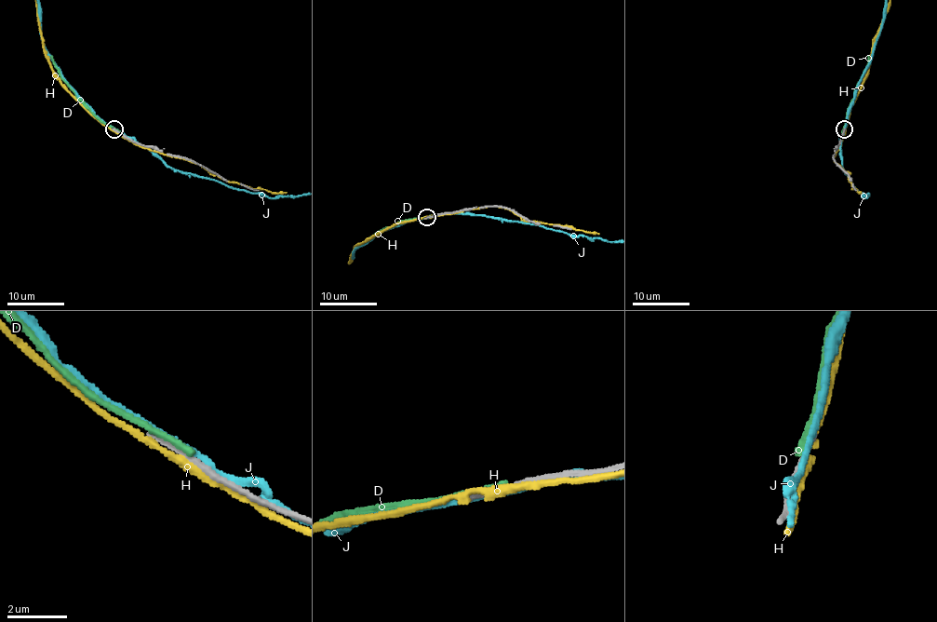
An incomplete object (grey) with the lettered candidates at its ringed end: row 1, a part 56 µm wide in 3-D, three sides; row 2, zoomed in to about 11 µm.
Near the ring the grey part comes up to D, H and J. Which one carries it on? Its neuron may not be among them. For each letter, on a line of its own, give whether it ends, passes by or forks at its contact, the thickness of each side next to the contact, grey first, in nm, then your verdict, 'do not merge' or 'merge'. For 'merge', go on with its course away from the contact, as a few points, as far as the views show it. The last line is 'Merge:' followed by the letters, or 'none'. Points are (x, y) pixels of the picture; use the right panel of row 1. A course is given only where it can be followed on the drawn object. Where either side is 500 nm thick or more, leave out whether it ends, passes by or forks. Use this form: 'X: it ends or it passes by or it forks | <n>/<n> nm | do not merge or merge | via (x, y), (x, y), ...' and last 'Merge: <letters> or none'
D: it ends | 240/280 nm | do not merge
H: it passes by | 190/280 nm | do not merge
J: it passes by | 190/180 nm | do not merge
Merge: none

